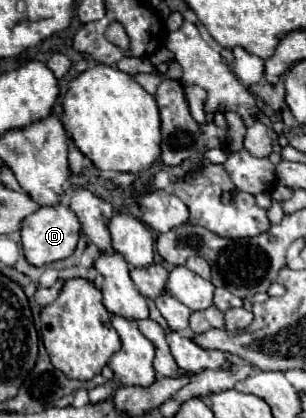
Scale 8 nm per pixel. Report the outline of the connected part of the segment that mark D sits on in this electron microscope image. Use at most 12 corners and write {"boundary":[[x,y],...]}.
{"boundary":[[66,204],[40,208],[22,222],[32,266],[68,258],[80,222]]}

